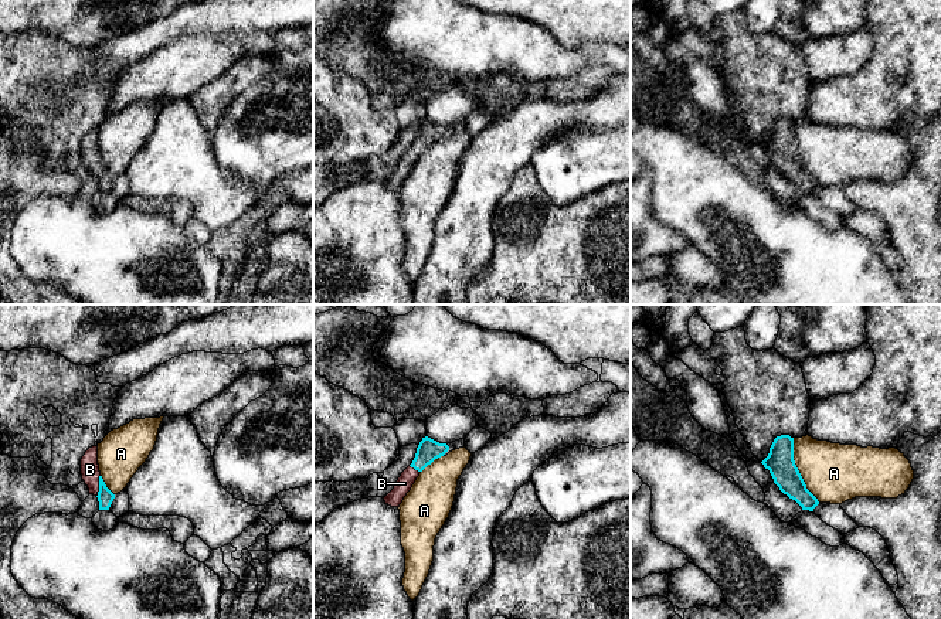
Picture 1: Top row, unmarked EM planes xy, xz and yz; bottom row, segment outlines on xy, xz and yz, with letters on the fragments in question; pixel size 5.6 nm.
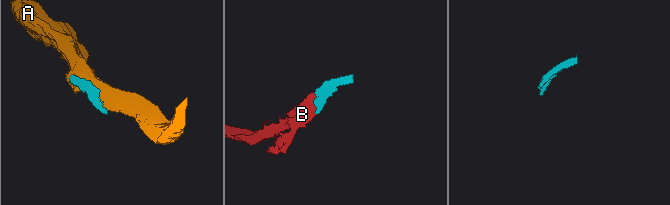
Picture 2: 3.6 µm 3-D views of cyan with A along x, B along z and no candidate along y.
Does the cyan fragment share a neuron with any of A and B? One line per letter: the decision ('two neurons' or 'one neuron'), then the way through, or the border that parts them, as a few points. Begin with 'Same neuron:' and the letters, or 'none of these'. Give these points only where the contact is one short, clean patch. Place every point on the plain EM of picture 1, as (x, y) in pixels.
Same neuron: B
A: two neurons
B: one neuron; runs through xy (105, 180), (99, 169), (92, 162), (89, 152)

